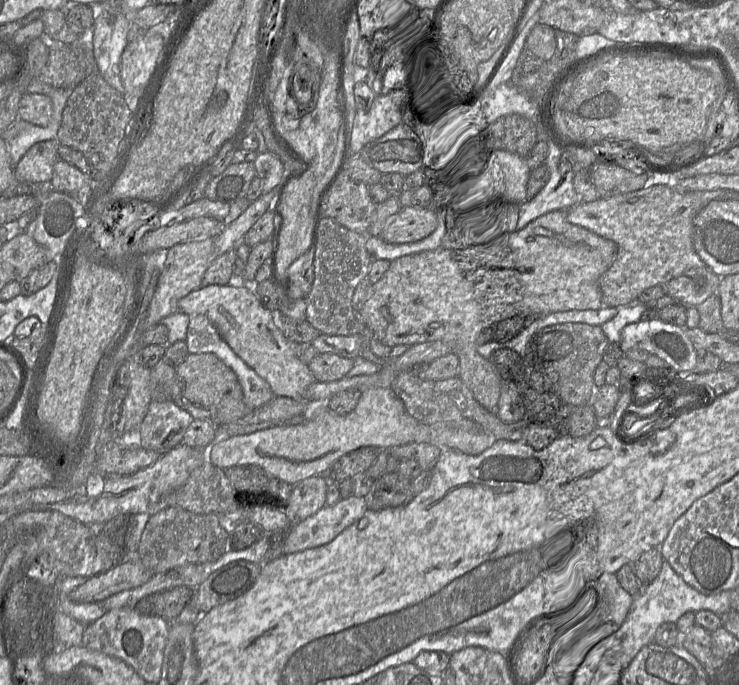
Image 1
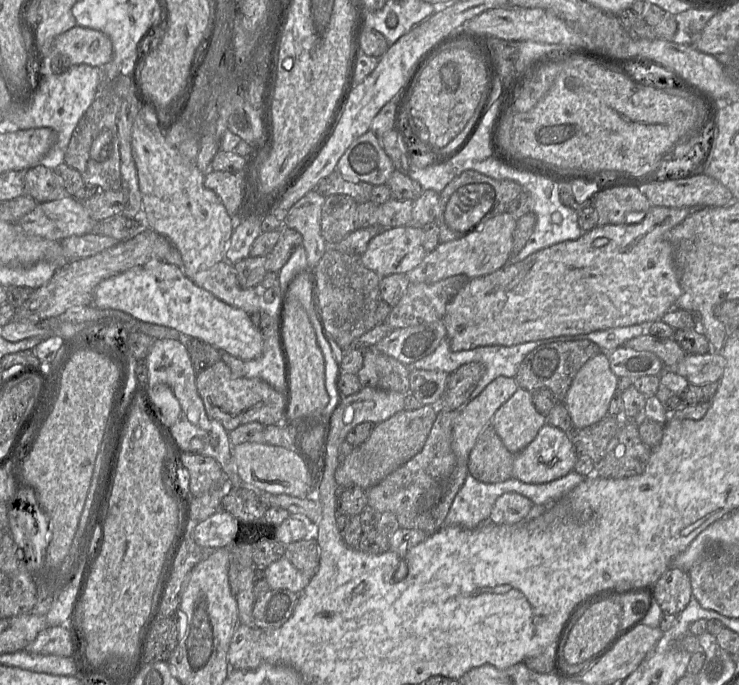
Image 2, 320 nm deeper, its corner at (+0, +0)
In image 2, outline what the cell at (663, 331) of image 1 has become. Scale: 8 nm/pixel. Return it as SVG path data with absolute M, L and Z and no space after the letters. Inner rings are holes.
M624 345L607 354L610 369L617 378L631 380L643 376L659 376L664 364L658 356L649 351L636 351Z

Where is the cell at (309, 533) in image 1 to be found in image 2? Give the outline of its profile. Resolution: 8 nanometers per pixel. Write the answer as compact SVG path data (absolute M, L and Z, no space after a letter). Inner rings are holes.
M282 557L270 564L263 571L263 576L271 589L287 589L300 594L313 575L297 569L288 559Z

